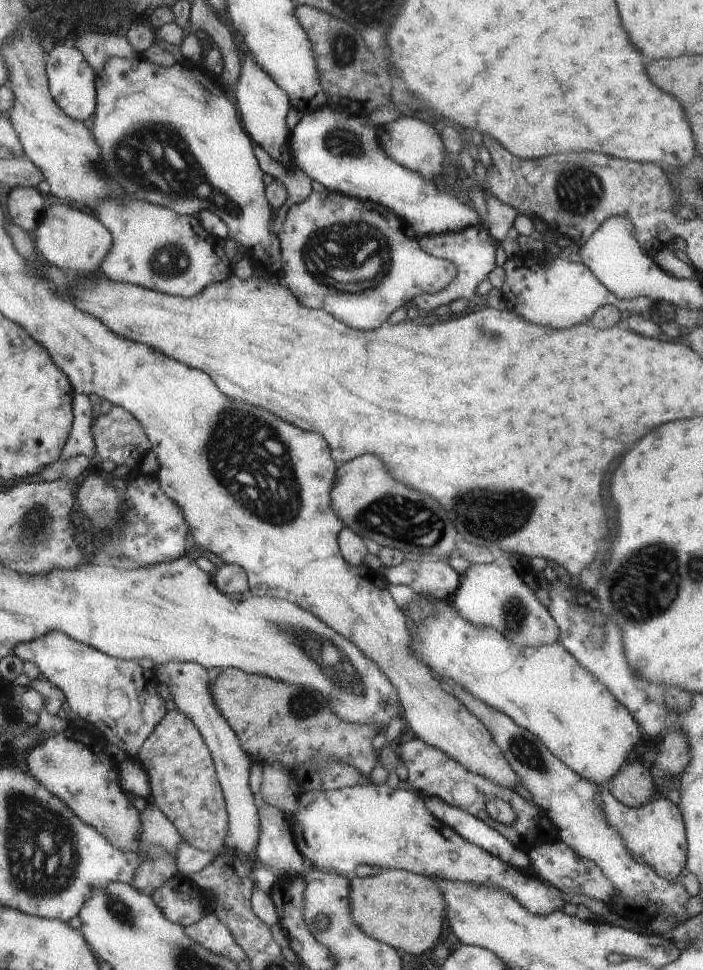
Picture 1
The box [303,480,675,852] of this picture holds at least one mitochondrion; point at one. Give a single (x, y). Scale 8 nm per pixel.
(398, 520)

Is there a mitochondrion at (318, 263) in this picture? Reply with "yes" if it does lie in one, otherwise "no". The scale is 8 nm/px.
yes

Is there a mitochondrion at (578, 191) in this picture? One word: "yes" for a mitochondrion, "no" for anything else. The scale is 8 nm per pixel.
yes

